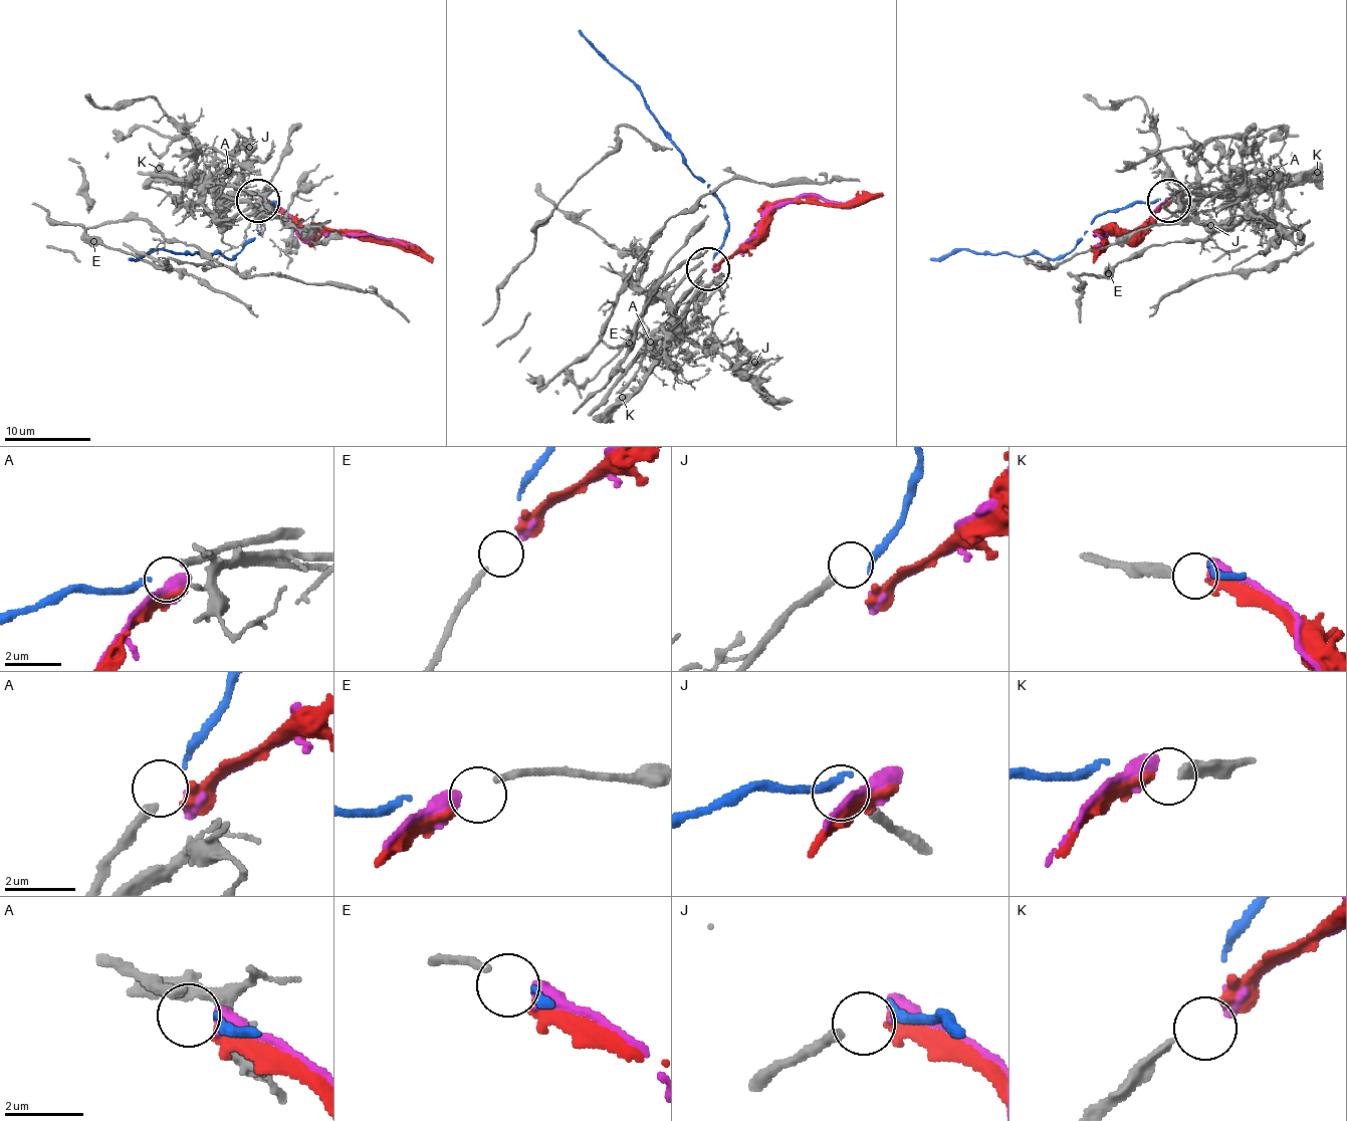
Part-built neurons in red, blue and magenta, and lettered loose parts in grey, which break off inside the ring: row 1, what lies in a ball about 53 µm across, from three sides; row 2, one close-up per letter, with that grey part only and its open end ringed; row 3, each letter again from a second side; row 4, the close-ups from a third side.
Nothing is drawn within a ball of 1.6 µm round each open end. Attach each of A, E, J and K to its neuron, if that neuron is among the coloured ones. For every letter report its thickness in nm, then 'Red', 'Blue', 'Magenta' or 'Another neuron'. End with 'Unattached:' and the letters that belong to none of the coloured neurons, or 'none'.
A: Thickness 240 nm. Blue
E: Thickness 200 nm. Magenta
J: Thickness 280 nm. Another neuron
K: Thickness 240 nm. Red
Unattached: J

